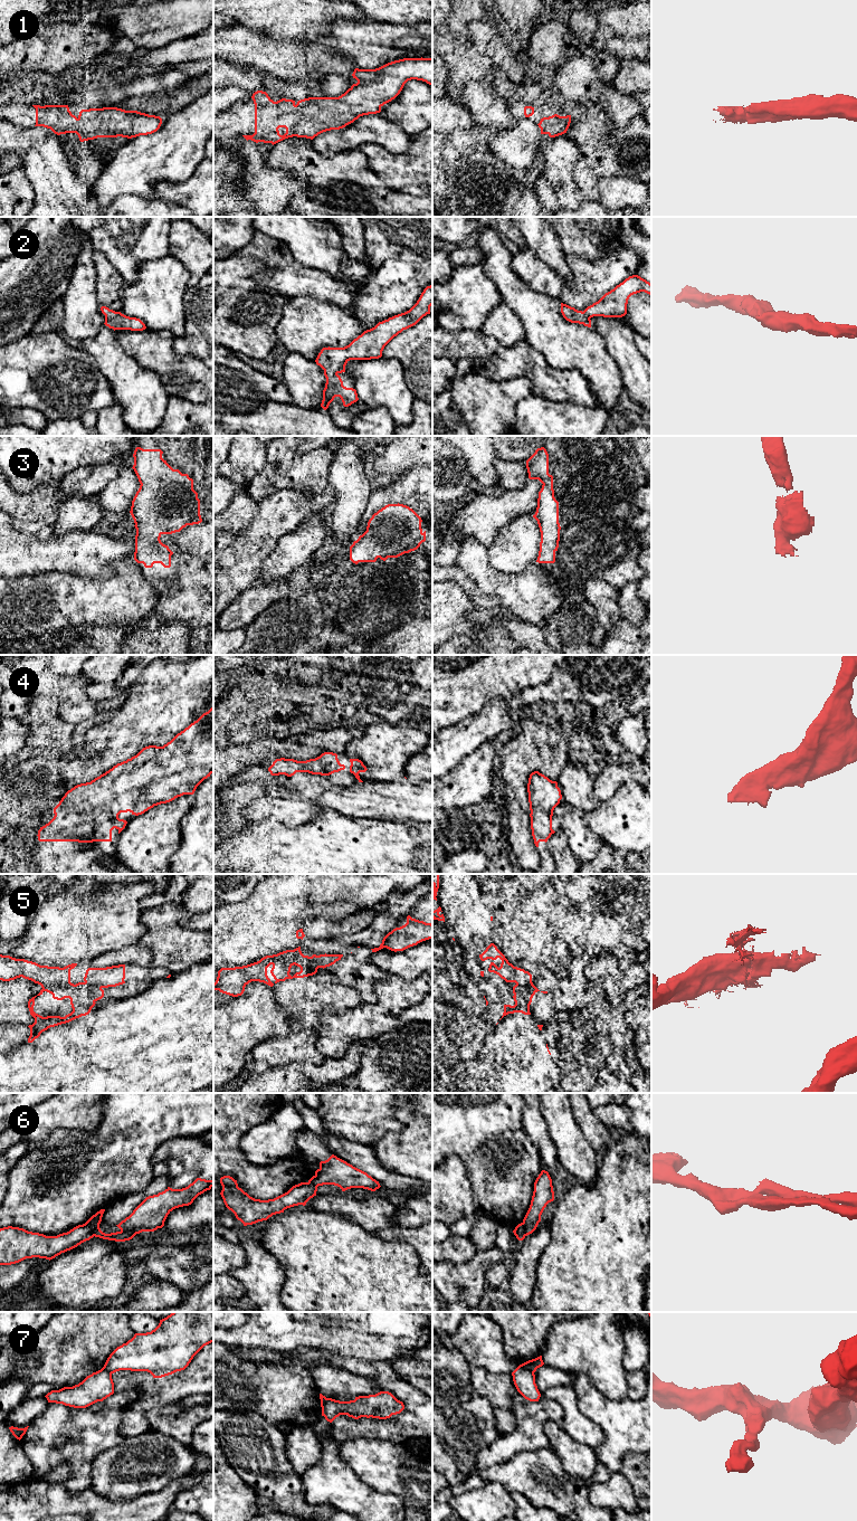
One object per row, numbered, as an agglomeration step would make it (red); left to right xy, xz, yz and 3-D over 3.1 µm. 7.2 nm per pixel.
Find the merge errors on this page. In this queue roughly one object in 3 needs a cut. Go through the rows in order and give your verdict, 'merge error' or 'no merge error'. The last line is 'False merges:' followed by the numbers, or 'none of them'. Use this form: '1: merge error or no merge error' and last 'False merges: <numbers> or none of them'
1: no merge error
2: no merge error
3: no merge error
4: no merge error
5: no merge error
6: merge error
7: merge error
False merges: 6, 7

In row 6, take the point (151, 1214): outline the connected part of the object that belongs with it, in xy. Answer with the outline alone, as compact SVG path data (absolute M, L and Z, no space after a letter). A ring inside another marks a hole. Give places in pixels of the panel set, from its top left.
M197 1178L182 1189L168 1187L158 1195L146 1197L133 1213L116 1225L121 1230L105 1234L99 1224L95 1226L94 1236L103 1239L125 1242L142 1232L154 1232L164 1226L168 1215L175 1208L189 1206L193 1200L213 1187L213 1180Z

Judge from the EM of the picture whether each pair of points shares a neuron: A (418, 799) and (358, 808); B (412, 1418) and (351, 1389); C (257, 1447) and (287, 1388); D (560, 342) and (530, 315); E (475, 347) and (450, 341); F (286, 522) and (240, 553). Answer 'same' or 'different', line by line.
A: same
B: different
C: different
D: same
E: same
F: same

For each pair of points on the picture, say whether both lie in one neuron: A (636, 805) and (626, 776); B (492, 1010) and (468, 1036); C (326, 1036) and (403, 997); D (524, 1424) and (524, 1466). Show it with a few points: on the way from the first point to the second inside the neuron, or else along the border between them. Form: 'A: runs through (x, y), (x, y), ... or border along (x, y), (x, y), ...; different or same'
A: border along (639, 783), (626, 781), (609, 798); different
B: runs through (485, 1017), (473, 1029); same
C: runs through (345, 1027), (355, 1025), (368, 1013), (384, 1004); same
D: border along (549, 1445), (536, 1450), (520, 1451), (501, 1462); different

